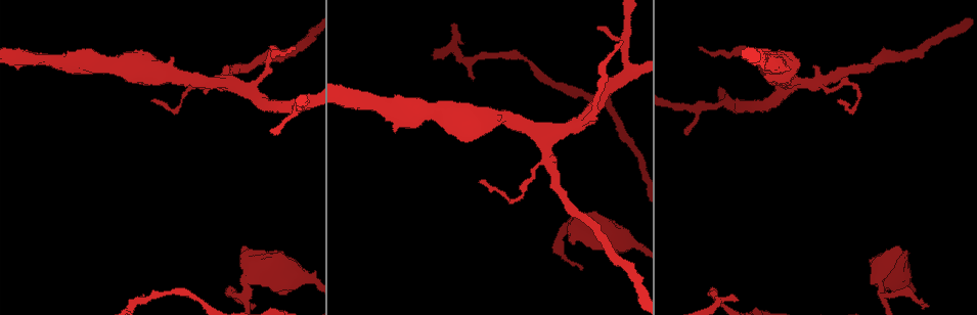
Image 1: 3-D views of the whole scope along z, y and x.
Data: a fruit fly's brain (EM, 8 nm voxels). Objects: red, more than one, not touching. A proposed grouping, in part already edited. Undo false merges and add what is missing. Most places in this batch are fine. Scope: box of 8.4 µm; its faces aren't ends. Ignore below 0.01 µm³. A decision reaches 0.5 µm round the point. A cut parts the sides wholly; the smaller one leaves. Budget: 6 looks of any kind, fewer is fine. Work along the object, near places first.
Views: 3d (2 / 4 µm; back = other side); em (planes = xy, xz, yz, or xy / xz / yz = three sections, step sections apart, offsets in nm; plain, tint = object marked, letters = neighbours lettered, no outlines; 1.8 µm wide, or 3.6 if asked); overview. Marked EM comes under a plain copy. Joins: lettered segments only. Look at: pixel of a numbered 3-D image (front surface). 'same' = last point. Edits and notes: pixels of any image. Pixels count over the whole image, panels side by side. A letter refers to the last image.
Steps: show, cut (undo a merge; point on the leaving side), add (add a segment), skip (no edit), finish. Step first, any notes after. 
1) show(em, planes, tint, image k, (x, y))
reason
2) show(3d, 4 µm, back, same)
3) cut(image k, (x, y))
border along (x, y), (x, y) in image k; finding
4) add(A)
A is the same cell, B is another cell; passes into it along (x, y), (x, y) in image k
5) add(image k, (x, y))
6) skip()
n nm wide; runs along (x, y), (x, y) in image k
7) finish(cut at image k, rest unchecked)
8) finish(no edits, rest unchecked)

show(em, xz, step 4, letters, image 1, (736, 298))
branch stops here

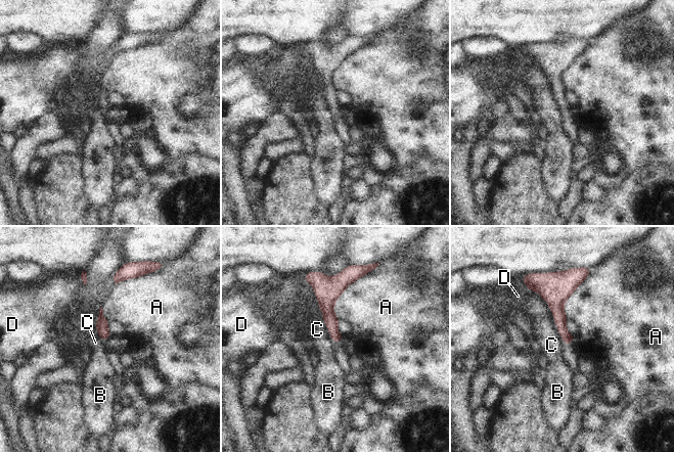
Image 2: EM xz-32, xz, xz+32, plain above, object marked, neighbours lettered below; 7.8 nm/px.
skip()
C touches over 460 nm; A, B, C and D are other cells; no lettered segment goes on from it

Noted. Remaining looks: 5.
show(3d, 4 µm, image 1, (884, 296))
abrupt turn

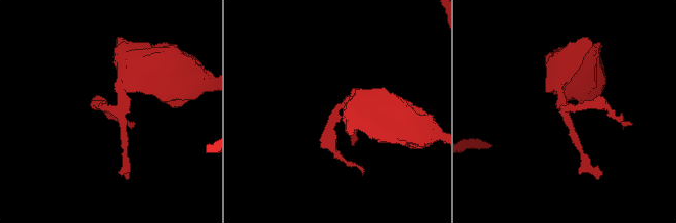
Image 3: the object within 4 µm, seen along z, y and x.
show(em, xy, step 16, letters, image 3, (342, 107))
now the EM

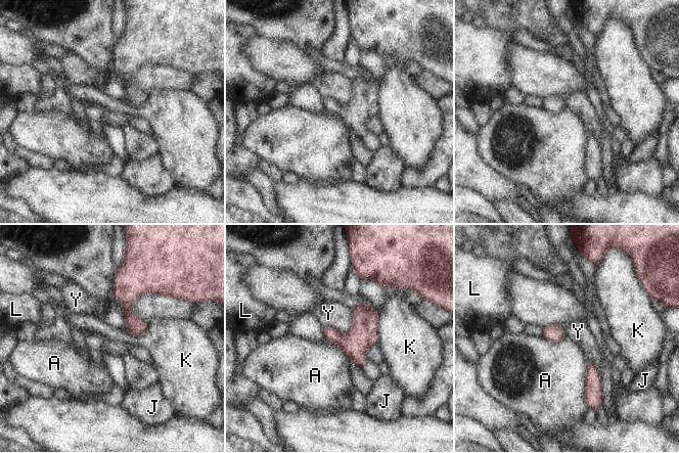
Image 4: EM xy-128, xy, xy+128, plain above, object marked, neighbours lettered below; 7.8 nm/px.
skip()
100 nm wide; A touches over 380 nm; A, J, K, L and Y are other cells; continuous, no second neuron

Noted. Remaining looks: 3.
show(em, xz, step 16, letters, image 1, (296, 46))

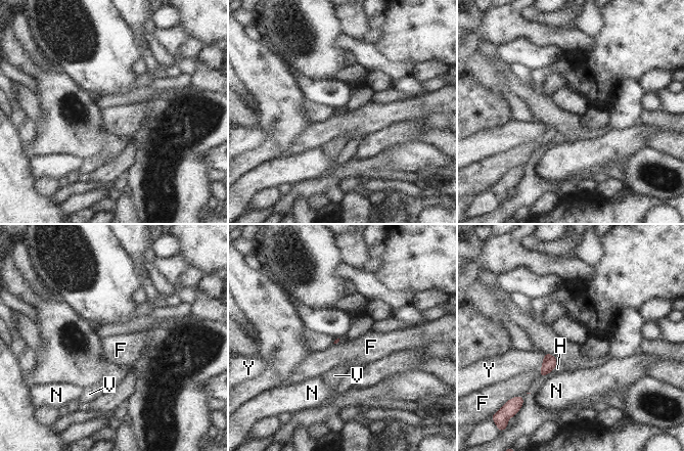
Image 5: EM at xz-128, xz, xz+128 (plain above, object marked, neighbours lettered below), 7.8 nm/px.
skip()
F, H, N, V and Y are other cells; border along (542, 366), (539, 374), (543, 377) in image 5; no lettered segment goes on from it

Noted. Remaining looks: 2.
finish(no edits, rest unchecked)

